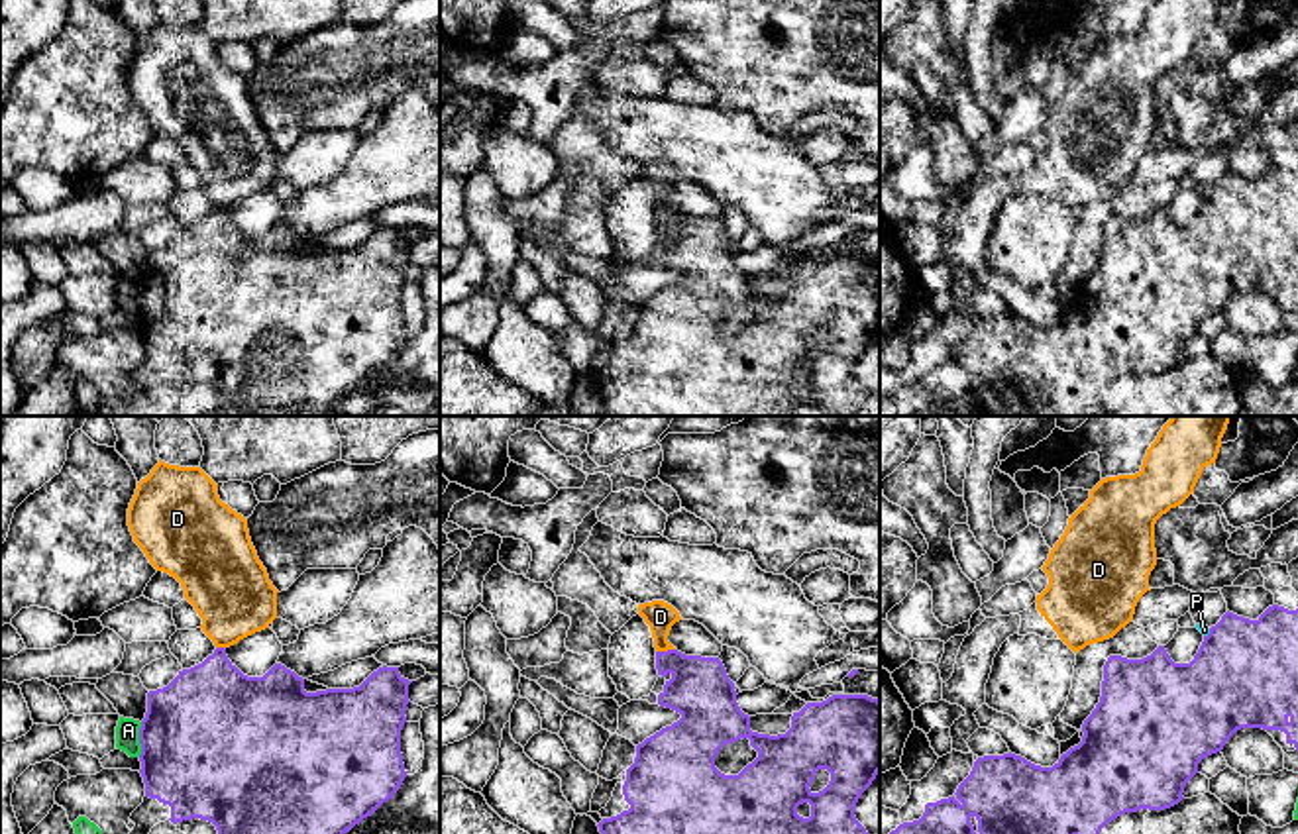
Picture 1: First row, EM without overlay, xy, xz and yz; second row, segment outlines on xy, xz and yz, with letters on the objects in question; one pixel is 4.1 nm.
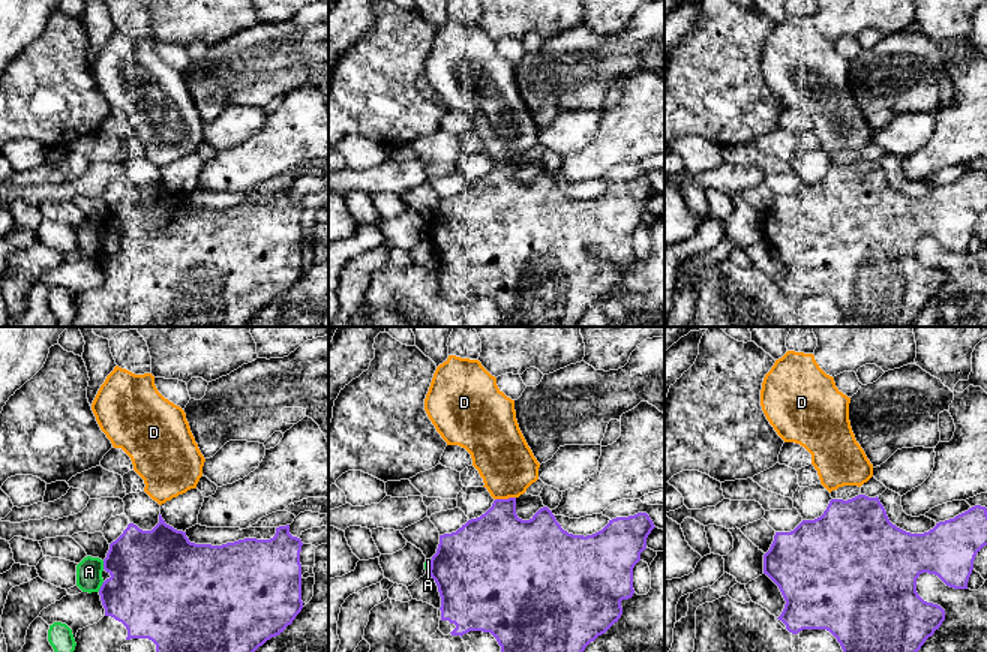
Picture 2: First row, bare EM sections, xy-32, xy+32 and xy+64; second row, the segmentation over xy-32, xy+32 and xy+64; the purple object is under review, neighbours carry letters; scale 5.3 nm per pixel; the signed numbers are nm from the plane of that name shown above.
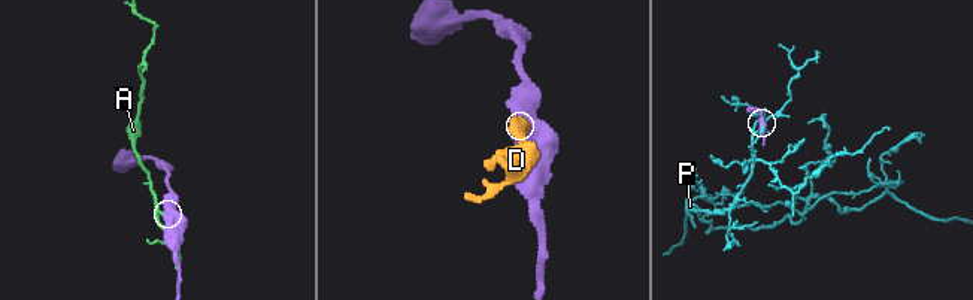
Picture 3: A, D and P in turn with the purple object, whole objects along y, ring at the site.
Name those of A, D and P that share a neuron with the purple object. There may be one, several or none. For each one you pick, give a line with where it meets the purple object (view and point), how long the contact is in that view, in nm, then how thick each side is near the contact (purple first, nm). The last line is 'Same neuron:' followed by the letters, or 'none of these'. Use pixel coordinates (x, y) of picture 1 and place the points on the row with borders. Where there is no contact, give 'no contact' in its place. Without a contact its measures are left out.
Same neuron: none of these

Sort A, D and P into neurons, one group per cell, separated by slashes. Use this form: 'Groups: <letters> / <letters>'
Groups: A / D / P

